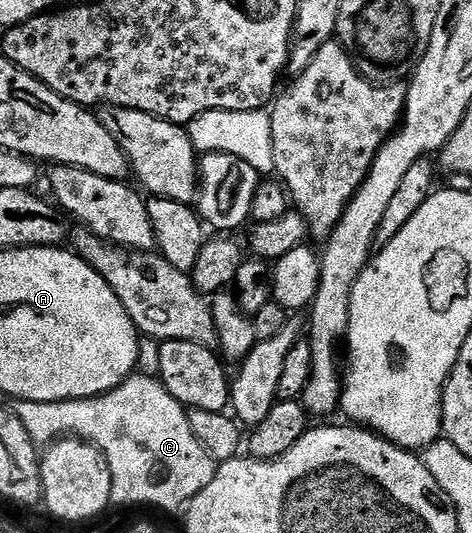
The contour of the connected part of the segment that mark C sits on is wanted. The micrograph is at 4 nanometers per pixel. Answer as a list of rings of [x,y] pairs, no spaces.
[[[156,375],[128,376],[115,390],[91,398],[58,404],[35,402],[31,411],[33,416],[22,415],[21,421],[34,444],[48,446],[66,434],[76,434],[104,452],[111,470],[114,505],[182,507],[195,499],[217,473],[218,461],[211,459],[199,438],[195,438],[185,405],[168,392]]]

